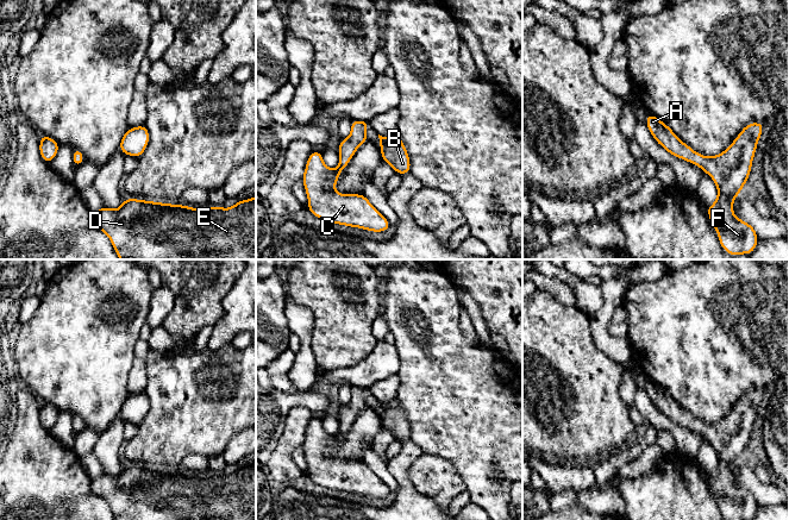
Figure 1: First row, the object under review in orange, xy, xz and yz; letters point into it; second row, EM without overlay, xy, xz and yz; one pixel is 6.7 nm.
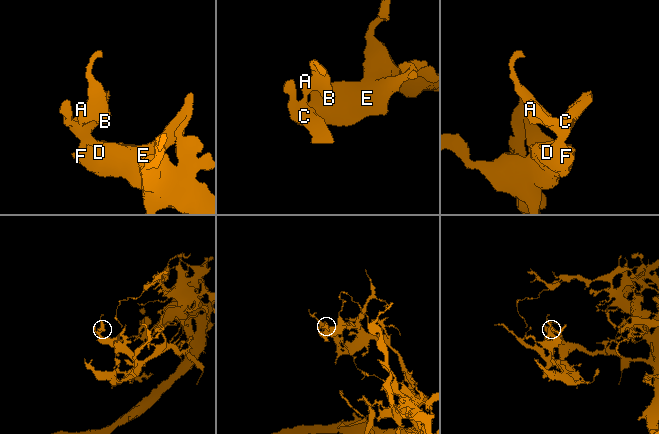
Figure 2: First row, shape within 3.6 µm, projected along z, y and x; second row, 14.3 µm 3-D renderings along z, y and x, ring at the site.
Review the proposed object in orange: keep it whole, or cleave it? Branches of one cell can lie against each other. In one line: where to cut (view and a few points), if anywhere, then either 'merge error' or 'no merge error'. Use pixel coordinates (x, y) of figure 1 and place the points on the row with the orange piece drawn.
cut none; no merge error

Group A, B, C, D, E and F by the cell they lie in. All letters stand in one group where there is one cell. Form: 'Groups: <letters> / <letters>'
Groups: A B C D E F

